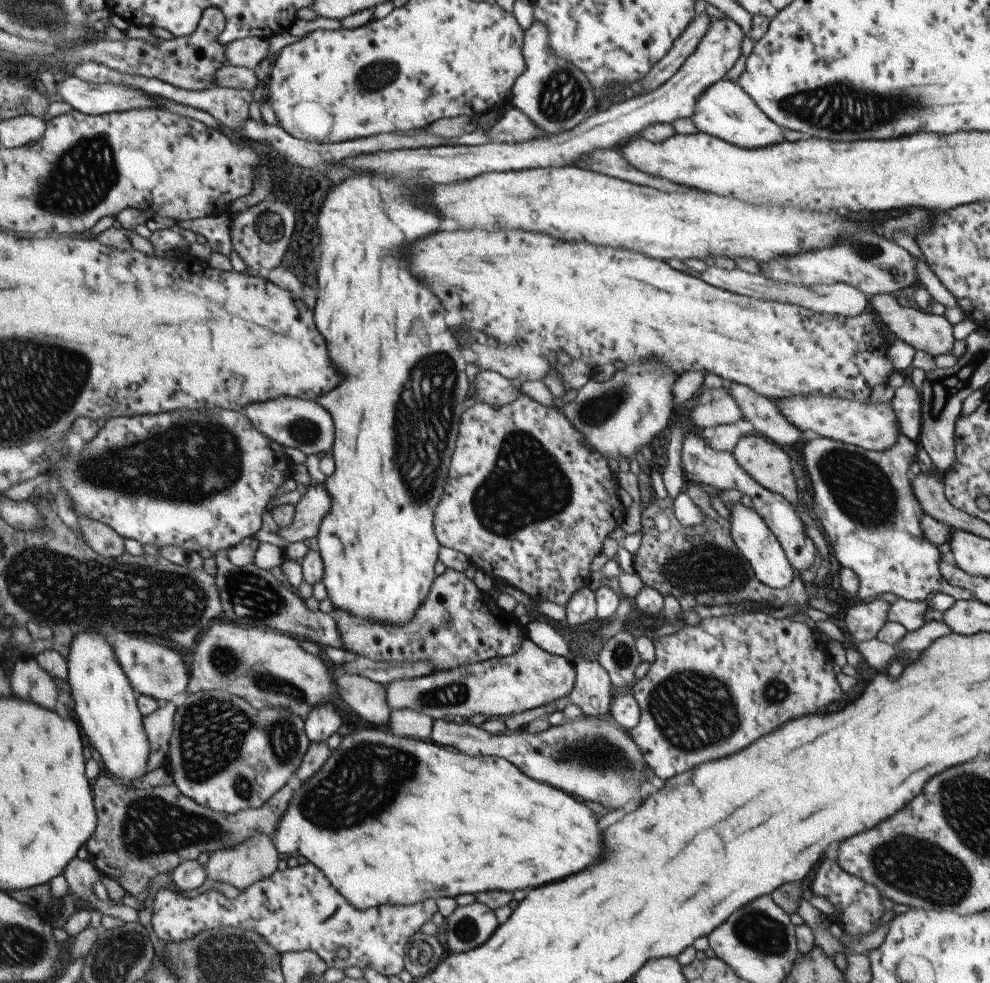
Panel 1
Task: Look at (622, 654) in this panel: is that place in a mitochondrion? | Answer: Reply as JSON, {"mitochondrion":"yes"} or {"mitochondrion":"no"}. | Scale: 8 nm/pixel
{"mitochondrion":"yes"}

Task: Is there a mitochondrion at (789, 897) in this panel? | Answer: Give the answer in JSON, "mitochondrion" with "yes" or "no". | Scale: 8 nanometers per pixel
{"mitochondrion":"yes"}

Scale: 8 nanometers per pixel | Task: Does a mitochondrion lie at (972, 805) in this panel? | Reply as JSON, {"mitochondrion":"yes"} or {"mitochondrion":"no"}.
{"mitochondrion":"yes"}

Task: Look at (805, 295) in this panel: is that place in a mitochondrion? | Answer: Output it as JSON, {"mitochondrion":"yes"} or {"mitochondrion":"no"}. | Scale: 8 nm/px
{"mitochondrion":"no"}

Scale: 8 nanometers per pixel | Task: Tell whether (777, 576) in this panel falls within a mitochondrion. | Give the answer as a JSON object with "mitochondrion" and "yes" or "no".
{"mitochondrion":"no"}

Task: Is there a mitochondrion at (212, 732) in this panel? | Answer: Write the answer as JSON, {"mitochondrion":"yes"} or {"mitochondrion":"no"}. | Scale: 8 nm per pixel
{"mitochondrion":"yes"}

